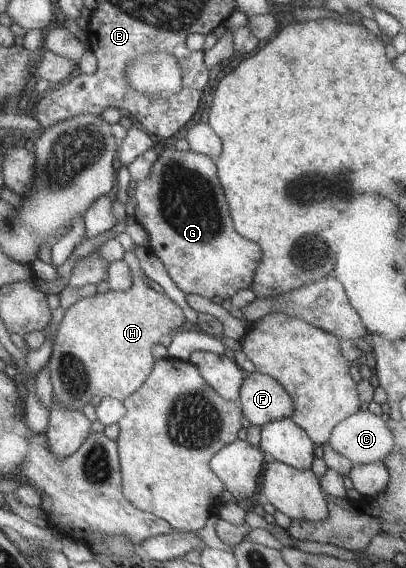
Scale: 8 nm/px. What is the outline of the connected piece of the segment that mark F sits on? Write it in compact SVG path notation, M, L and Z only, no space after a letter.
M258 371L246 374L238 402L243 416L251 425L258 426L290 417L296 407L293 397L273 376Z

